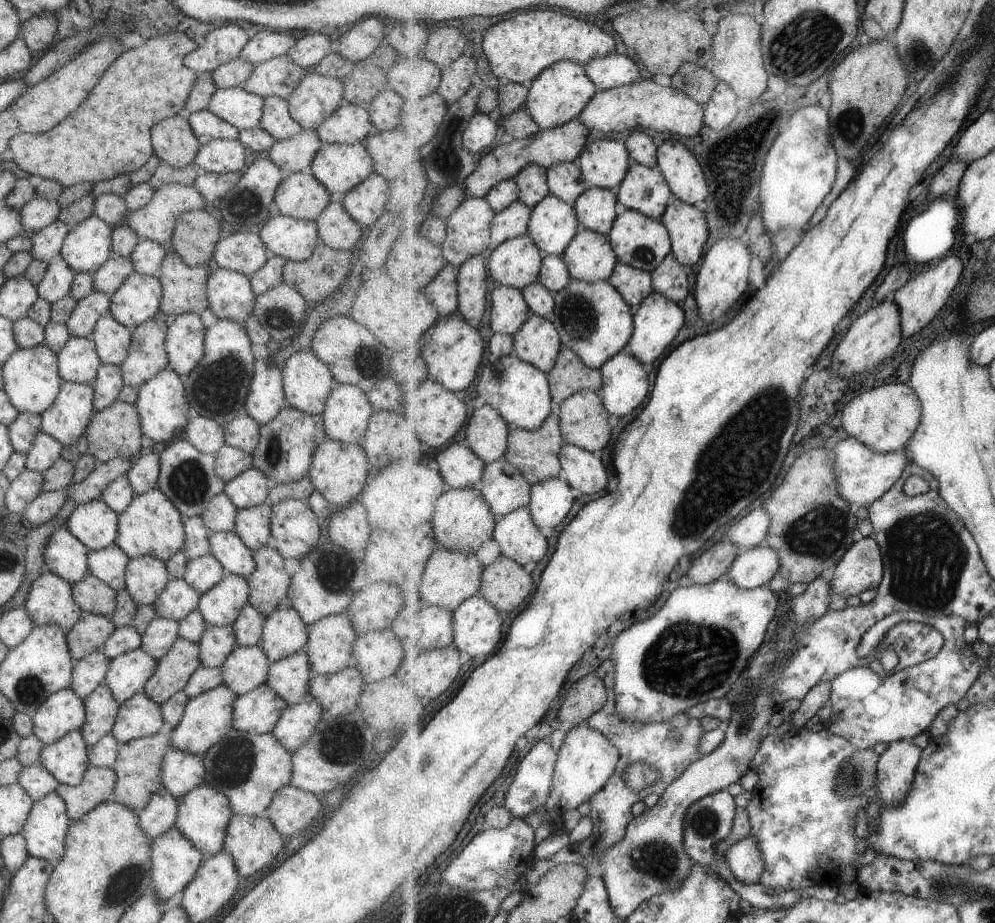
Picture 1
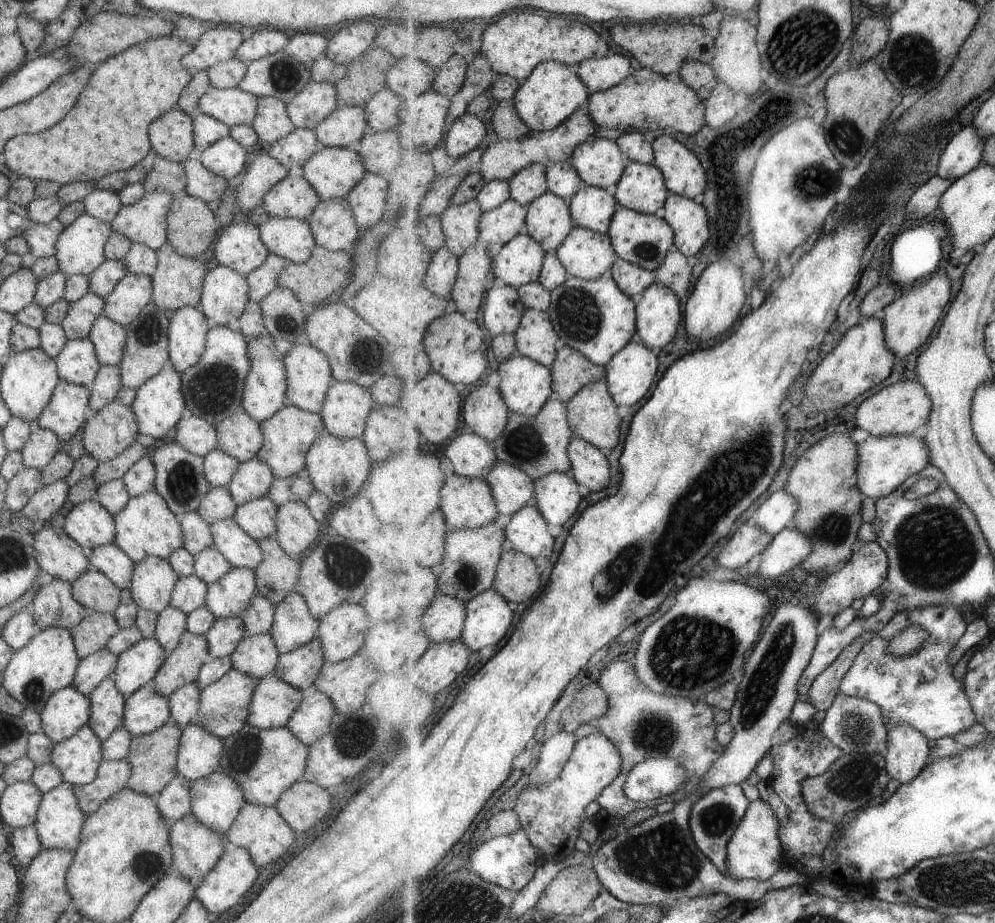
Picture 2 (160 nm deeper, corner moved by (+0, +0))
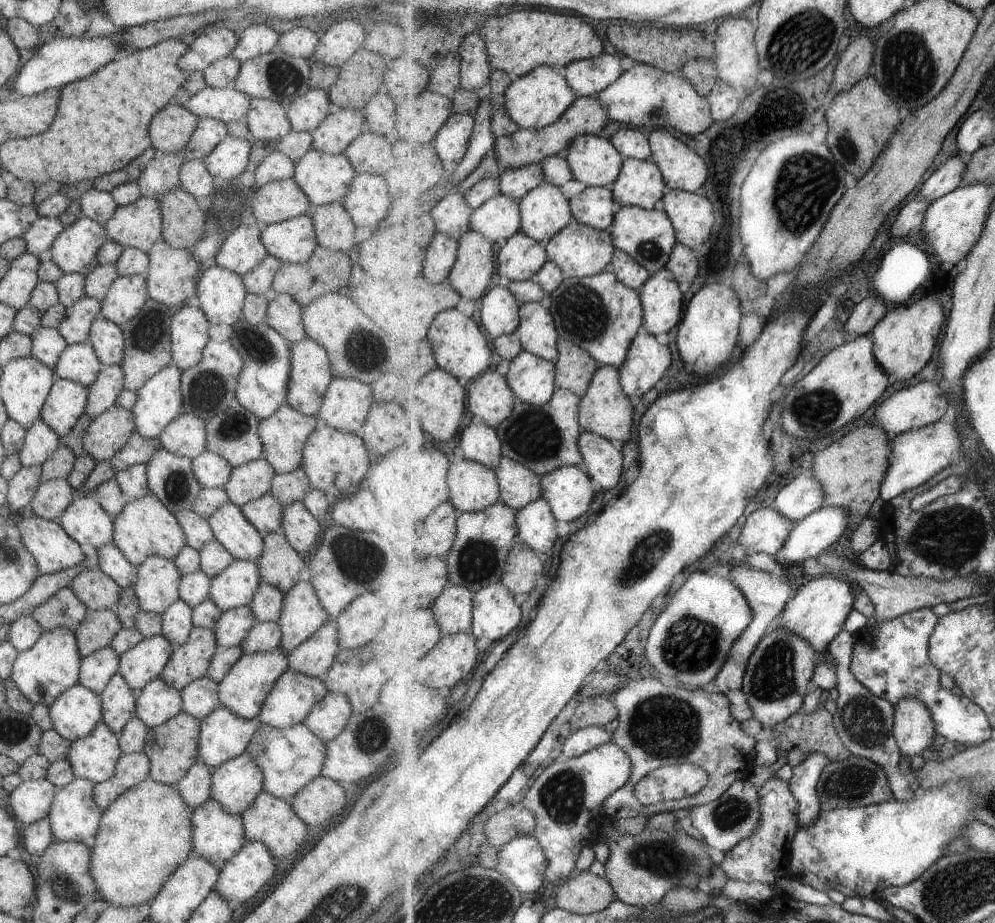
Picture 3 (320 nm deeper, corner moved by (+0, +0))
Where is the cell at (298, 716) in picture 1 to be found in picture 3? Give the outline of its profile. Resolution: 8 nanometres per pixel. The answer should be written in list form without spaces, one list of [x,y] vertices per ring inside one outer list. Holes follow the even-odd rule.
[[[327,693],[303,718],[301,724],[324,743],[335,738],[346,728],[352,706],[346,696]]]

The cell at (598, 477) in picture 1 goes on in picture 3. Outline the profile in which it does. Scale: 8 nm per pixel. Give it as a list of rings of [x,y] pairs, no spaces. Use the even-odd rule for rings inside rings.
[[[583,431],[579,437],[579,446],[584,456],[585,468],[605,490],[615,488],[621,482],[623,474],[623,452],[613,441],[603,435]]]

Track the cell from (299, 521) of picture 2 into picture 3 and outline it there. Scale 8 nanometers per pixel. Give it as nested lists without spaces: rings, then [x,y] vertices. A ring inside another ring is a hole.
[[[295,501],[284,506],[277,533],[285,537],[295,552],[307,554],[315,548],[321,528],[323,527],[307,512],[304,504]]]

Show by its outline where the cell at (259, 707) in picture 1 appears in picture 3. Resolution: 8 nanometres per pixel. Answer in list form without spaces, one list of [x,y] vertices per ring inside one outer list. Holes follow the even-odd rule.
[[[287,669],[271,687],[255,718],[259,723],[278,729],[299,724],[311,708],[321,701],[327,693],[329,692],[321,678],[310,677]]]

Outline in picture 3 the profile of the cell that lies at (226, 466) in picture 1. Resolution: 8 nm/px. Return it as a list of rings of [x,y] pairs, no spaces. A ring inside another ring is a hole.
[[[205,449],[197,457],[192,458],[191,470],[200,488],[223,487],[233,470],[230,464],[218,454]]]

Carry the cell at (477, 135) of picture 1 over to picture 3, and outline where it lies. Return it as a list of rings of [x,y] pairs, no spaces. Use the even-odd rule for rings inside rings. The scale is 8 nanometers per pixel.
[[[453,112],[431,142],[440,159],[450,168],[466,157],[475,125],[473,113]]]

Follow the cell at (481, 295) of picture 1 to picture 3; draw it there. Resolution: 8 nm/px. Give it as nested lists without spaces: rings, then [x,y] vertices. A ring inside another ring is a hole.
[[[473,229],[459,243],[458,257],[448,279],[462,297],[473,301],[483,298],[497,270],[495,250],[482,232]]]

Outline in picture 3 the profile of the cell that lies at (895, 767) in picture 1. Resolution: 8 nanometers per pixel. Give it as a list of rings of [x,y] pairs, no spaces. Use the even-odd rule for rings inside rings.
[[[917,697],[902,698],[894,706],[894,735],[900,746],[902,755],[908,755],[912,763],[920,758],[921,752],[931,749],[933,736],[936,732],[936,722],[932,715],[931,709]]]

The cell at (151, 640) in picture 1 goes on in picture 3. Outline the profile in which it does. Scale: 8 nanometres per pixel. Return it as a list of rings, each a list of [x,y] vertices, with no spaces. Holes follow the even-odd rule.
[[[178,598],[160,614],[160,634],[171,643],[173,650],[185,642],[194,627],[190,617],[191,611],[192,608]]]

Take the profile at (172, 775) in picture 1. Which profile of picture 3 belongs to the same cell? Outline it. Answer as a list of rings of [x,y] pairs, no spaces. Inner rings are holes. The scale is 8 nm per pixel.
[[[219,705],[199,721],[198,752],[196,753],[198,760],[196,762],[203,763],[213,769],[222,762],[243,753],[251,737],[258,730],[257,724],[261,723],[256,718],[241,718],[226,706]]]

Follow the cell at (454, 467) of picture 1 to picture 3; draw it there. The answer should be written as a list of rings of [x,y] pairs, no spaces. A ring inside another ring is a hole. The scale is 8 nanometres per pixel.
[[[480,421],[465,427],[461,434],[459,446],[468,459],[493,467],[495,470],[502,464],[503,441],[498,434],[498,429],[488,422]]]

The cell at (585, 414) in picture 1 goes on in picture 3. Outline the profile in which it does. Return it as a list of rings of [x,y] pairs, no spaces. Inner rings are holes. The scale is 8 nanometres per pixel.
[[[602,365],[595,372],[587,394],[580,404],[580,422],[583,431],[603,435],[611,441],[627,442],[631,440],[633,432],[633,418],[635,406],[631,404],[631,398],[622,385],[622,376],[617,367]]]

